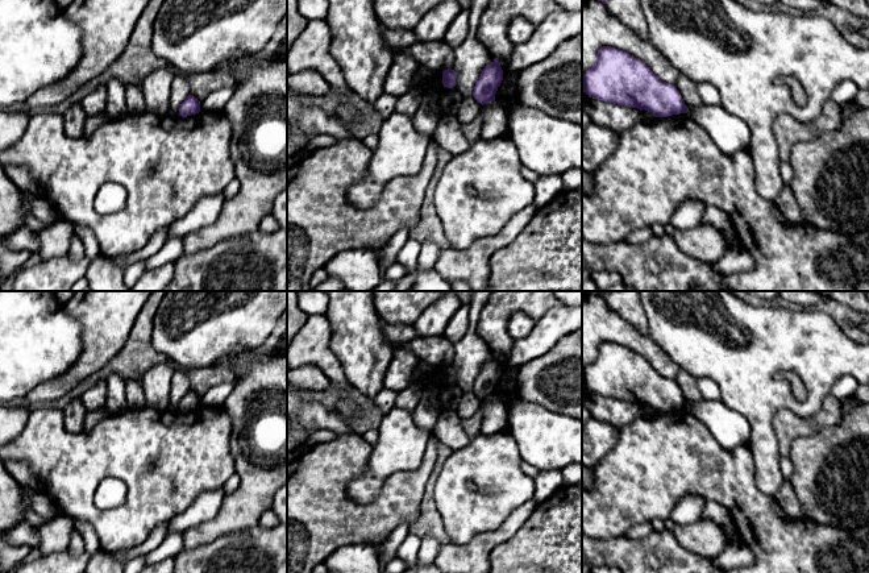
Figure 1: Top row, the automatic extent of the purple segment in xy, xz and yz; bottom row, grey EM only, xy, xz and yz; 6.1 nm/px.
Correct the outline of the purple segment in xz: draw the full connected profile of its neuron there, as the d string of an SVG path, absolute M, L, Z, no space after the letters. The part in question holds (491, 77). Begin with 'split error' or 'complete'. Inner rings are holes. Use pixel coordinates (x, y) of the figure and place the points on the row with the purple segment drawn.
complete; M499 61L487 65L475 83L473 96L482 105L495 101L495 94L503 80L503 70Z

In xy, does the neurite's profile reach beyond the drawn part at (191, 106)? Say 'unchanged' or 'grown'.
unchanged

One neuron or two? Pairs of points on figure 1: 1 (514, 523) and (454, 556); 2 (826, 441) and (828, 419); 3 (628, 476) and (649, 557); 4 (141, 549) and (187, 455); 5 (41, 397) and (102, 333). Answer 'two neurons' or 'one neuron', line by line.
1: one neuron
2: two neurons
3: two neurons
4: two neurons
5: one neuron

